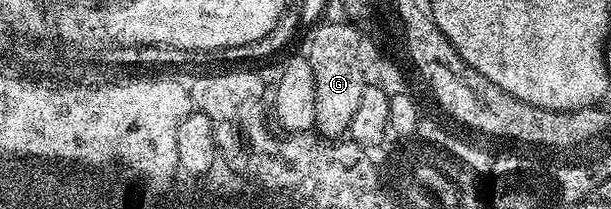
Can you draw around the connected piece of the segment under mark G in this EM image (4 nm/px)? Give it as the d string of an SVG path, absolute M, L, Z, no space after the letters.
M321 23L309 35L307 58L314 71L314 123L316 134L340 140L348 132L351 117L363 98L366 64L363 62L363 35L354 24Z

